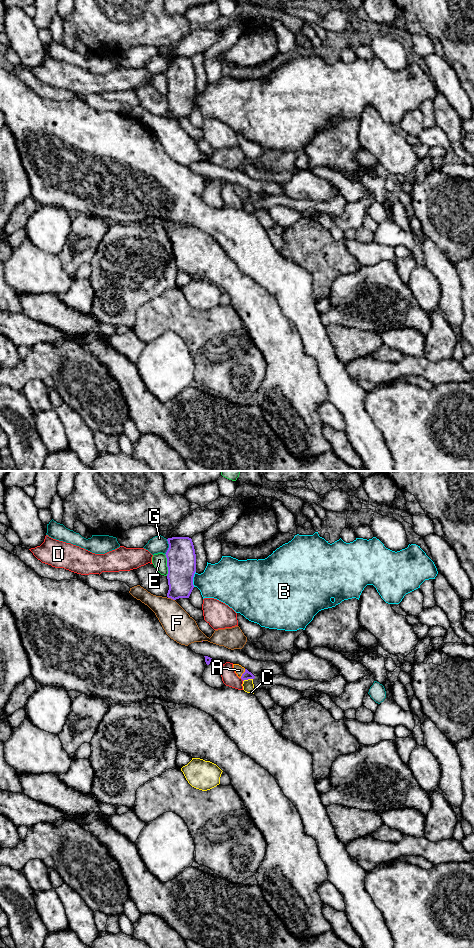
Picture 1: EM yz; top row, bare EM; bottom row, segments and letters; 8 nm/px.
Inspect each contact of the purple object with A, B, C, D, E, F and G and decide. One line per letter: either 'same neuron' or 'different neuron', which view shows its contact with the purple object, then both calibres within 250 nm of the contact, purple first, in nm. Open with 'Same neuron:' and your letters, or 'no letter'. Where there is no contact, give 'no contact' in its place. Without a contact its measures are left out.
Same neuron: A
A: same neuron | yz | 70/80 nm
B: different neuron | yz | 240/300 nm
C: different neuron | yz | 70/90 nm
D: different neuron | yz | 70/120 nm
E: different neuron | yz | 240/120 nm
F: different neuron | yz | 220/240 nm
G: different neuron | yz | 240/140 nm

